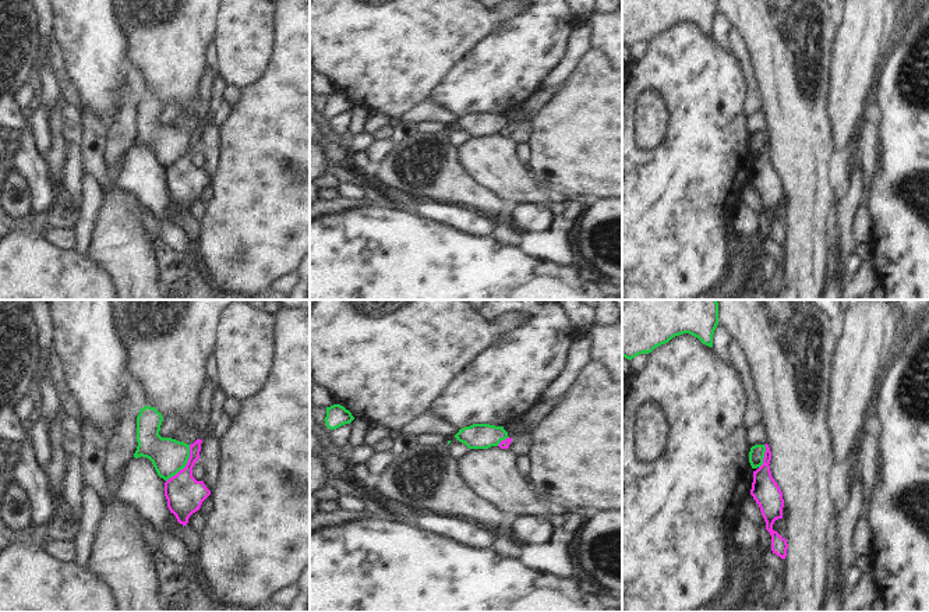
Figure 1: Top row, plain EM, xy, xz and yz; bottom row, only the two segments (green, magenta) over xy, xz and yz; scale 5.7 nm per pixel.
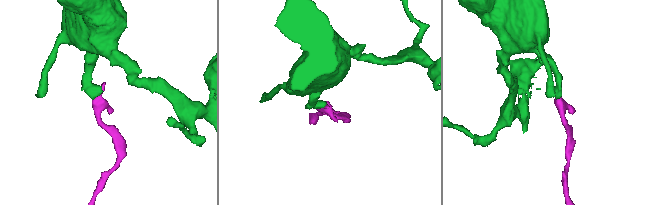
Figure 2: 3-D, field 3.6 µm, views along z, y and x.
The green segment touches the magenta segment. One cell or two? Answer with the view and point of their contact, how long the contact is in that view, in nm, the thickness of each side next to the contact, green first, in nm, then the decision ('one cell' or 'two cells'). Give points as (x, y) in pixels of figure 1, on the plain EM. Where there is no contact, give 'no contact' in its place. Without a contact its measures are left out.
xy (186, 151) | 260 nm | 200/220 nm | two cells

